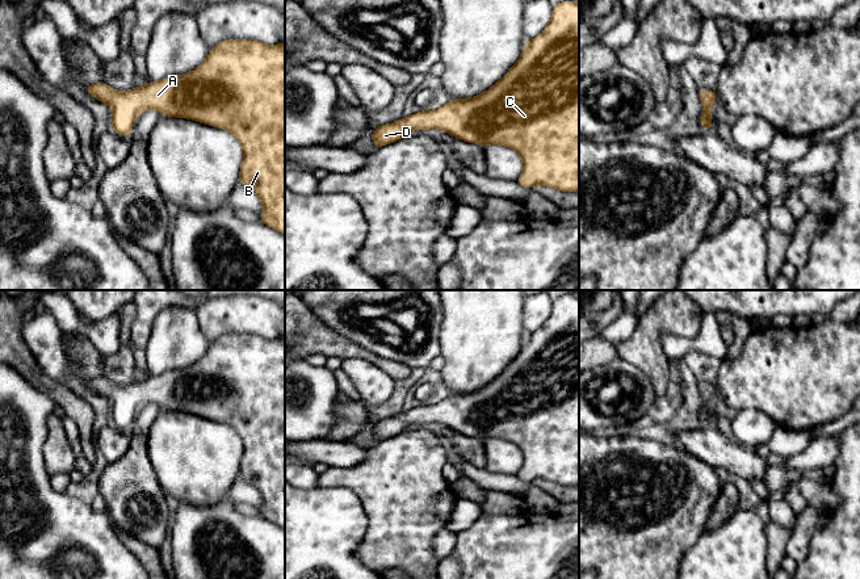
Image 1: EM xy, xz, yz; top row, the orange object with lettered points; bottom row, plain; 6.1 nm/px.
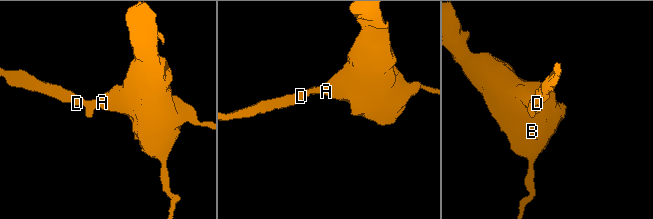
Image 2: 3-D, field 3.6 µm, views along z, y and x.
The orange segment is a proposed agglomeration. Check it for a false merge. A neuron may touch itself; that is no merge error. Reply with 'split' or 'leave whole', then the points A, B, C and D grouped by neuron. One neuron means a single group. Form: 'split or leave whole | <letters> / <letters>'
leave whole | A B C D

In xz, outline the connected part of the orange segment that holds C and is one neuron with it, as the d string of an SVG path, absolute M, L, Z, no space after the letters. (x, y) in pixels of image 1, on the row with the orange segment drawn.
M571 0L551 7L551 18L540 35L527 41L517 62L486 92L469 98L452 98L436 110L421 110L395 122L374 127L374 148L394 143L410 130L439 129L454 138L482 147L507 146L523 159L523 172L516 180L527 189L545 185L562 192L579 192L579 4Z

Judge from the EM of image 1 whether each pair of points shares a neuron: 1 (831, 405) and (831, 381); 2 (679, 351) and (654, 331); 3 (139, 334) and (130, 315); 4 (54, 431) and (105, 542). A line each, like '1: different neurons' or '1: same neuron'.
1: same neuron
2: different neurons
3: different neurons
4: different neurons

